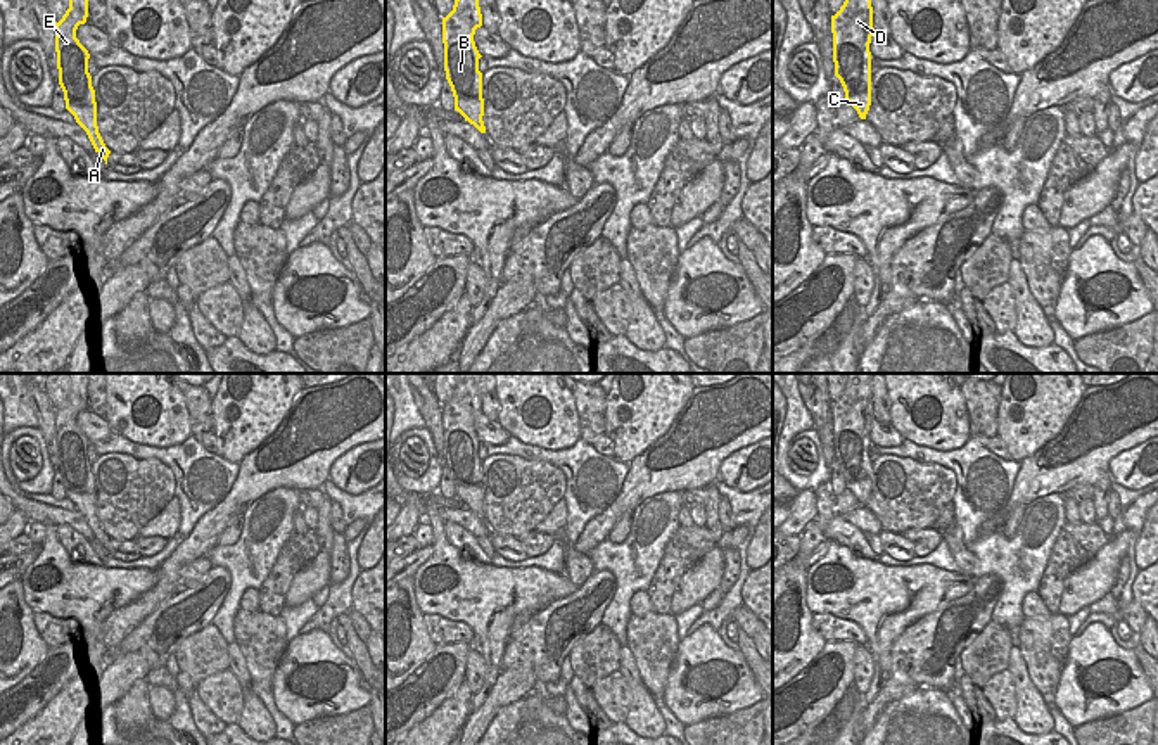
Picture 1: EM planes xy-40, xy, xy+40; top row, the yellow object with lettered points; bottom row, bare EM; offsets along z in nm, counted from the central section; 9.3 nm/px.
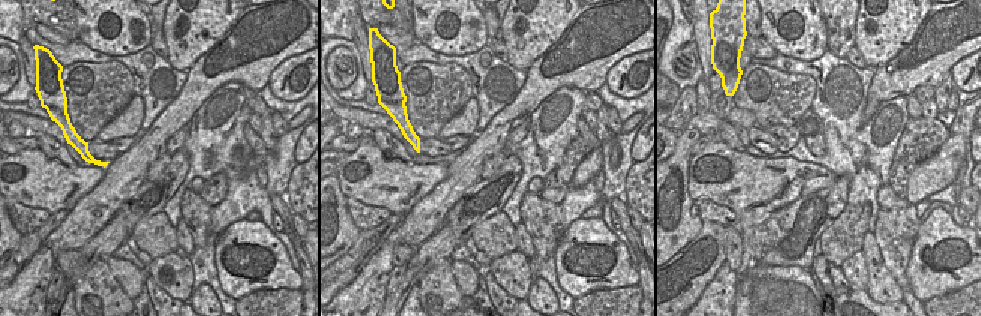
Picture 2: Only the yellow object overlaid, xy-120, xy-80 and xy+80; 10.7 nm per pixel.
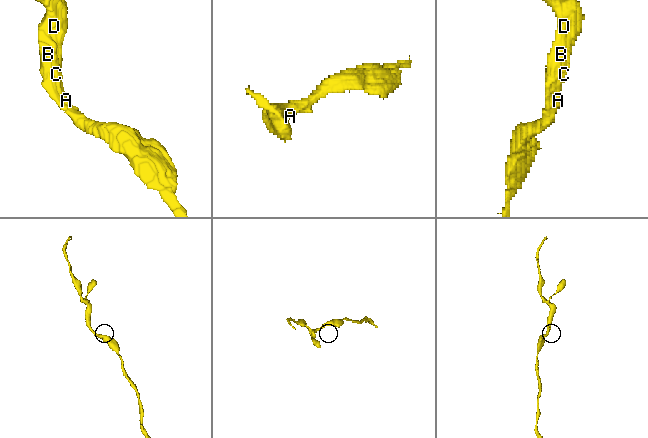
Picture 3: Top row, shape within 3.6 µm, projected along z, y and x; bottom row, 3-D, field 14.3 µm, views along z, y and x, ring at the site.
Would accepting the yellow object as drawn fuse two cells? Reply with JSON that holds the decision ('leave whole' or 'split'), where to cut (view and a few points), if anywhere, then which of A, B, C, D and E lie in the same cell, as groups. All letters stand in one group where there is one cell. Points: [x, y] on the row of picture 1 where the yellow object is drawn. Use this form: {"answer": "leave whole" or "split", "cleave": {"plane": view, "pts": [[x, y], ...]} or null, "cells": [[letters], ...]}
{"answer": "leave whole", "cleave": null, "cells": [["A", "B", "C", "D", "E"]]}

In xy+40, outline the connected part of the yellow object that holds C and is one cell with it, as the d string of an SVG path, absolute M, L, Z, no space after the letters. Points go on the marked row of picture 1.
M845 0L831 16L835 76L840 80L845 100L852 104L861 119L871 105L871 0Z

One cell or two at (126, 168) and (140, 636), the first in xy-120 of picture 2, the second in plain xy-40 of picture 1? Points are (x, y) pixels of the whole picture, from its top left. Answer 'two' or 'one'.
two

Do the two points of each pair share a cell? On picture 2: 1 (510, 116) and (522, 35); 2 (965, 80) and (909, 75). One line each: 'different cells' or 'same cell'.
1: different cells
2: different cells

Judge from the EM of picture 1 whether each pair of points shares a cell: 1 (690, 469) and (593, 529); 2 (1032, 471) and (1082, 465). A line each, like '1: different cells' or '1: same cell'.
1: same cell
2: same cell

